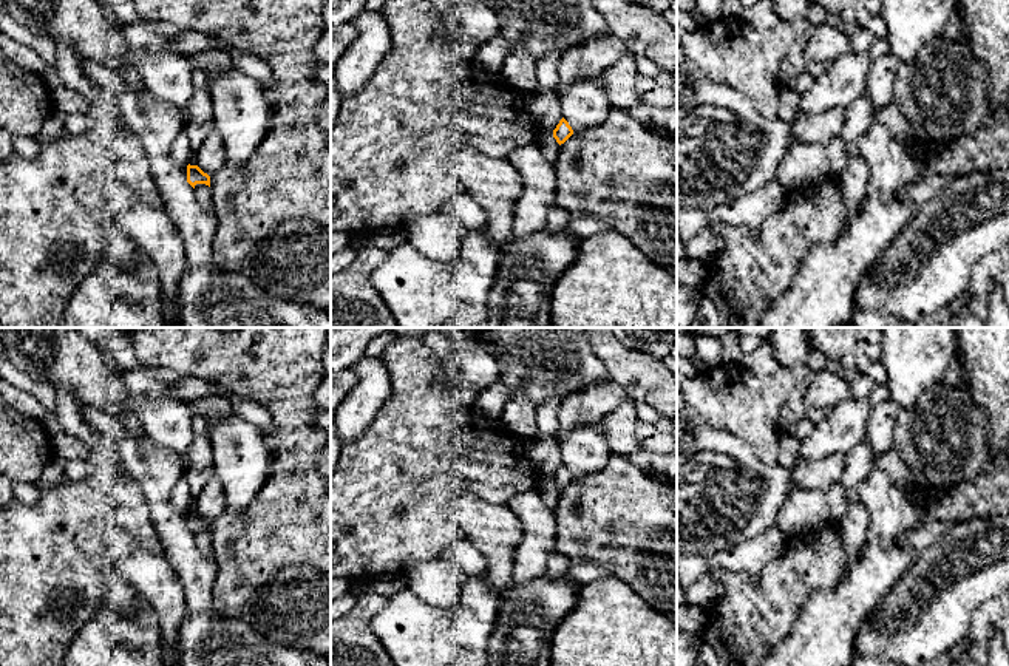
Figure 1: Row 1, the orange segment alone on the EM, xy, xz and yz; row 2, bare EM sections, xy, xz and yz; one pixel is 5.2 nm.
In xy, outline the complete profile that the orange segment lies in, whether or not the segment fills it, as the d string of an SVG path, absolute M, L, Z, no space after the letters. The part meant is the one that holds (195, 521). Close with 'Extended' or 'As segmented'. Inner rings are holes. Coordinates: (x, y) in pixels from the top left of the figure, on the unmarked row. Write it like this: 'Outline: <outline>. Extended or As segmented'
Outline: M187 511L187 528L195 535L196 530L206 530L210 533L210 522L204 519L198 511Z. As segmented

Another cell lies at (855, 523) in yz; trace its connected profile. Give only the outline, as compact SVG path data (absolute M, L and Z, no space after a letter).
M856 502L848 507L837 524L845 550L845 569L853 567L862 556L867 545L868 522L870 516L867 508L861 502Z

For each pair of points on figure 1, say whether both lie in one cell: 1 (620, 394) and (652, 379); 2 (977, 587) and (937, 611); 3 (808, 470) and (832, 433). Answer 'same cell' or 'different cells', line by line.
1: different cells
2: same cell
3: different cells

